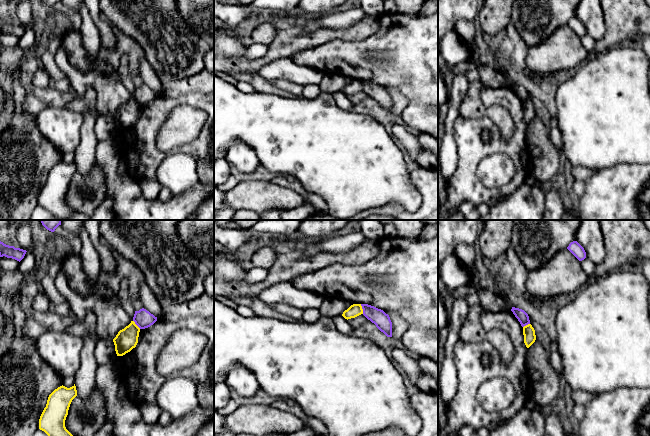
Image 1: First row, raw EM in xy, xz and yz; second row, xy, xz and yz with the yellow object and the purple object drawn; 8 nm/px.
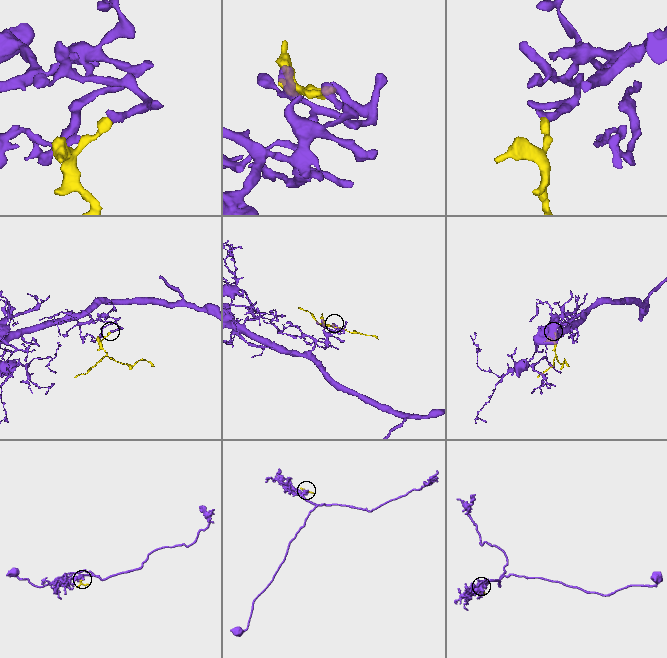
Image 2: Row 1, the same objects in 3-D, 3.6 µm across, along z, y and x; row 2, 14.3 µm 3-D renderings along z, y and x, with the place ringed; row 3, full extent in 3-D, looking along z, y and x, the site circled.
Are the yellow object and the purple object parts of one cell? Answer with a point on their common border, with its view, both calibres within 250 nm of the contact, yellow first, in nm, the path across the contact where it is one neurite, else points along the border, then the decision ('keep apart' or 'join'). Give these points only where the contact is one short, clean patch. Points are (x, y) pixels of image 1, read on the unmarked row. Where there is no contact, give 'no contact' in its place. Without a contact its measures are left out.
meets yellow in xz at (362, 85); 100 nm thick on the yellow side, 130 nm on the other; border along xz (360, 80), (363, 89); keep apart

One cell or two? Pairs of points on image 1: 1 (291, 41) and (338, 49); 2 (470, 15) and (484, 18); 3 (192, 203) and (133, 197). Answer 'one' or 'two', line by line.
1: two
2: two
3: one

